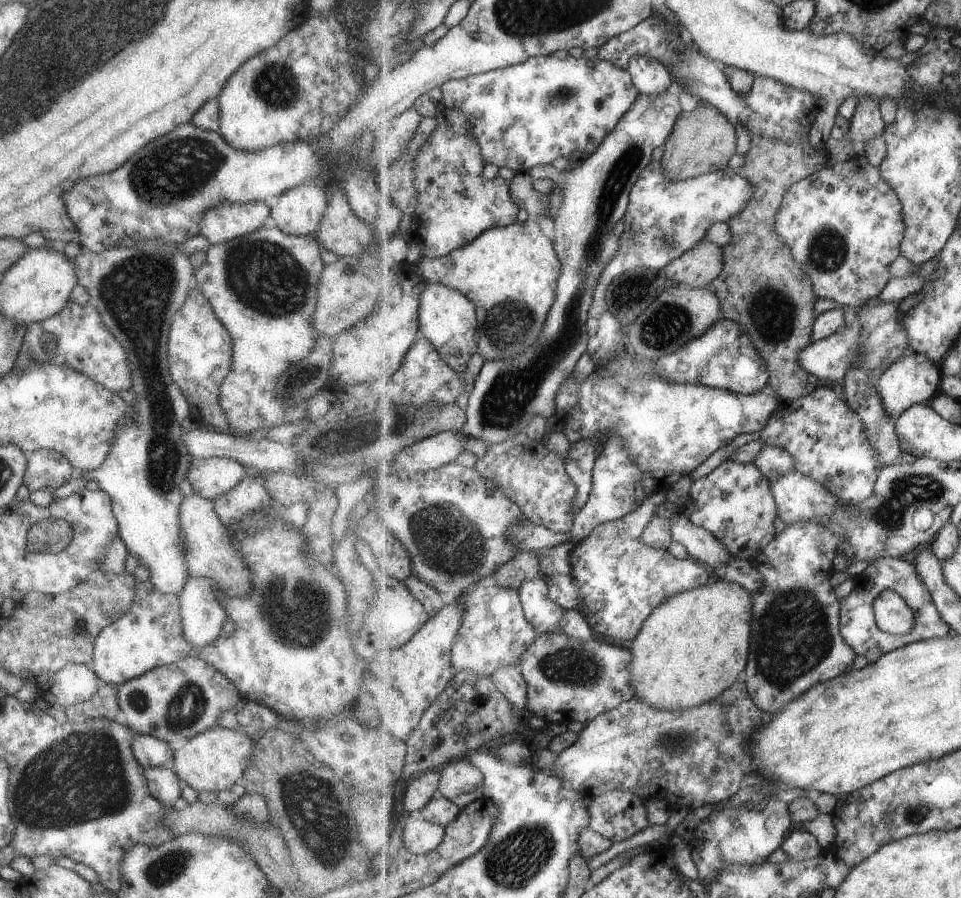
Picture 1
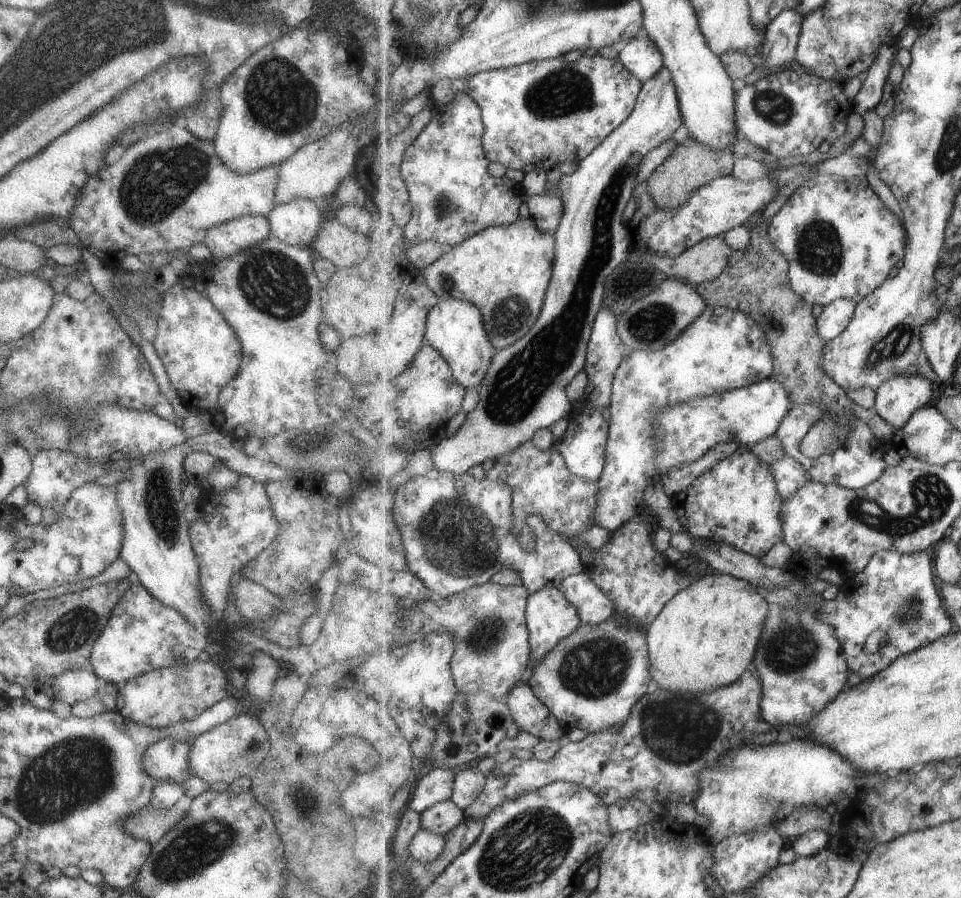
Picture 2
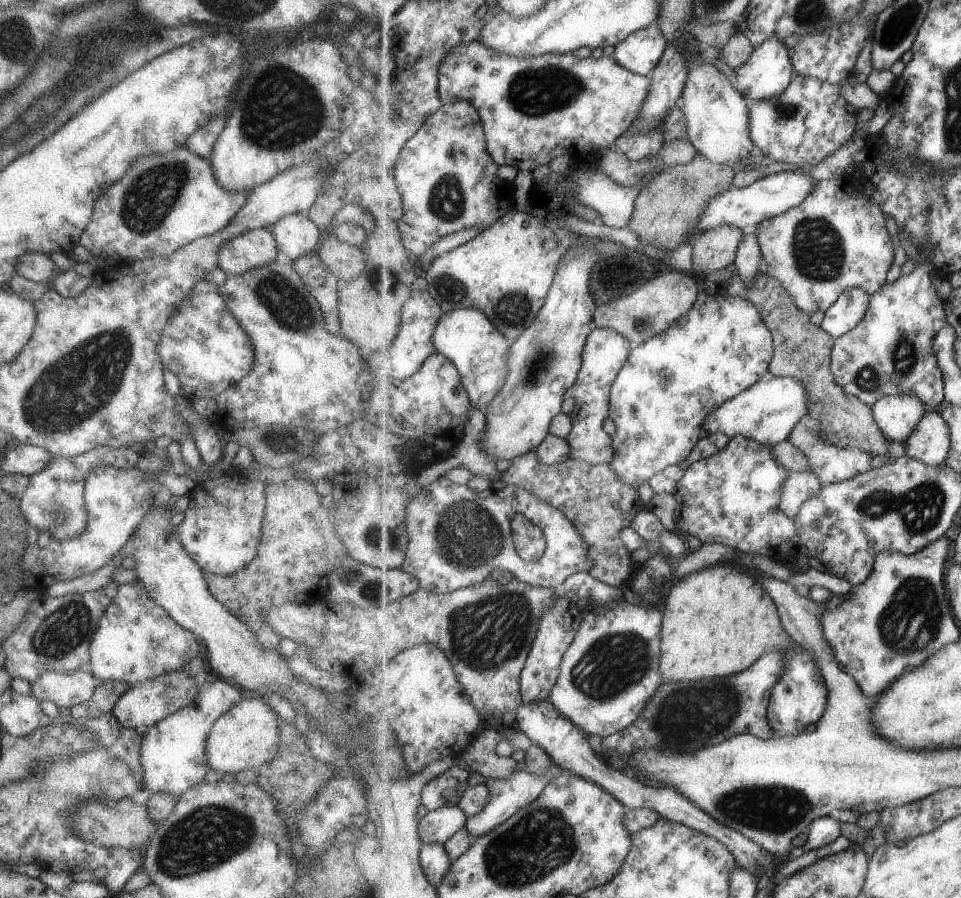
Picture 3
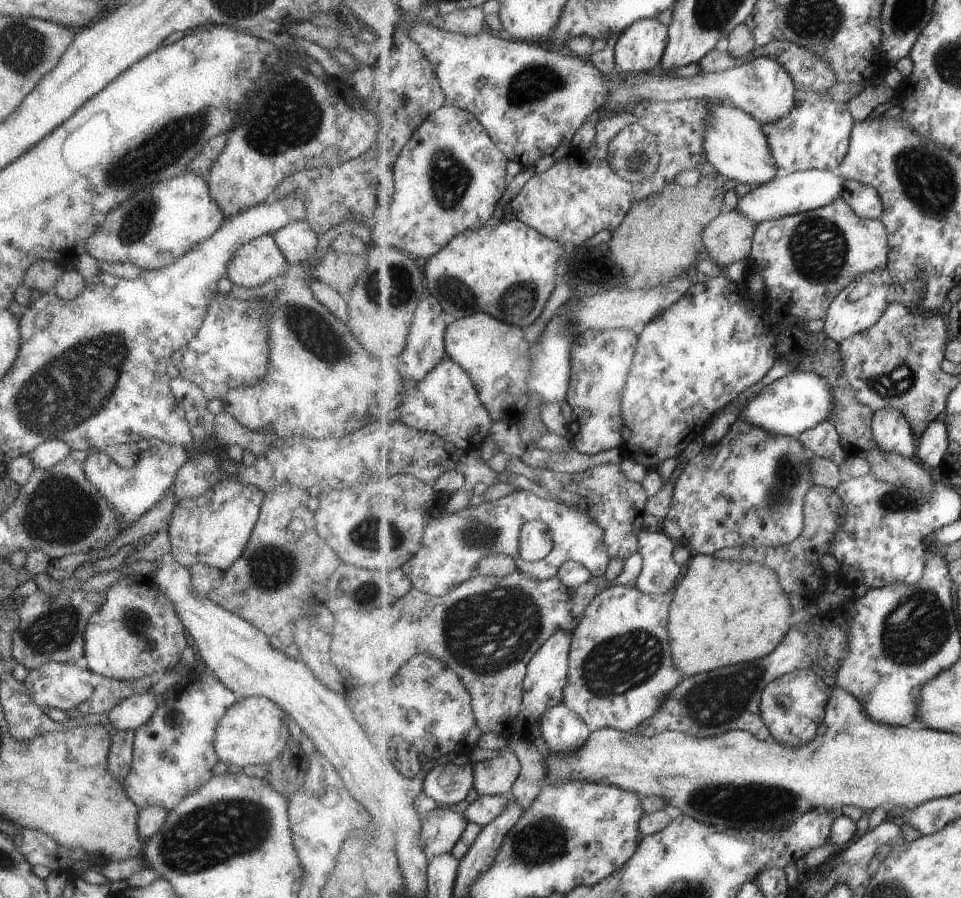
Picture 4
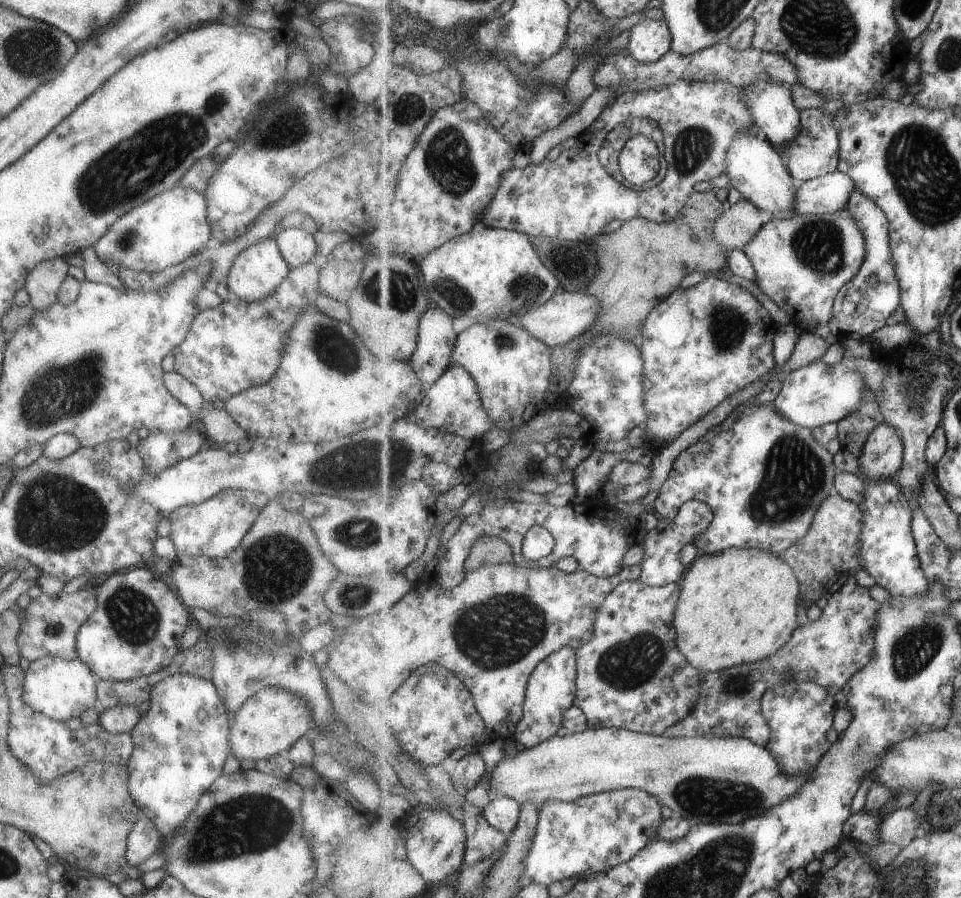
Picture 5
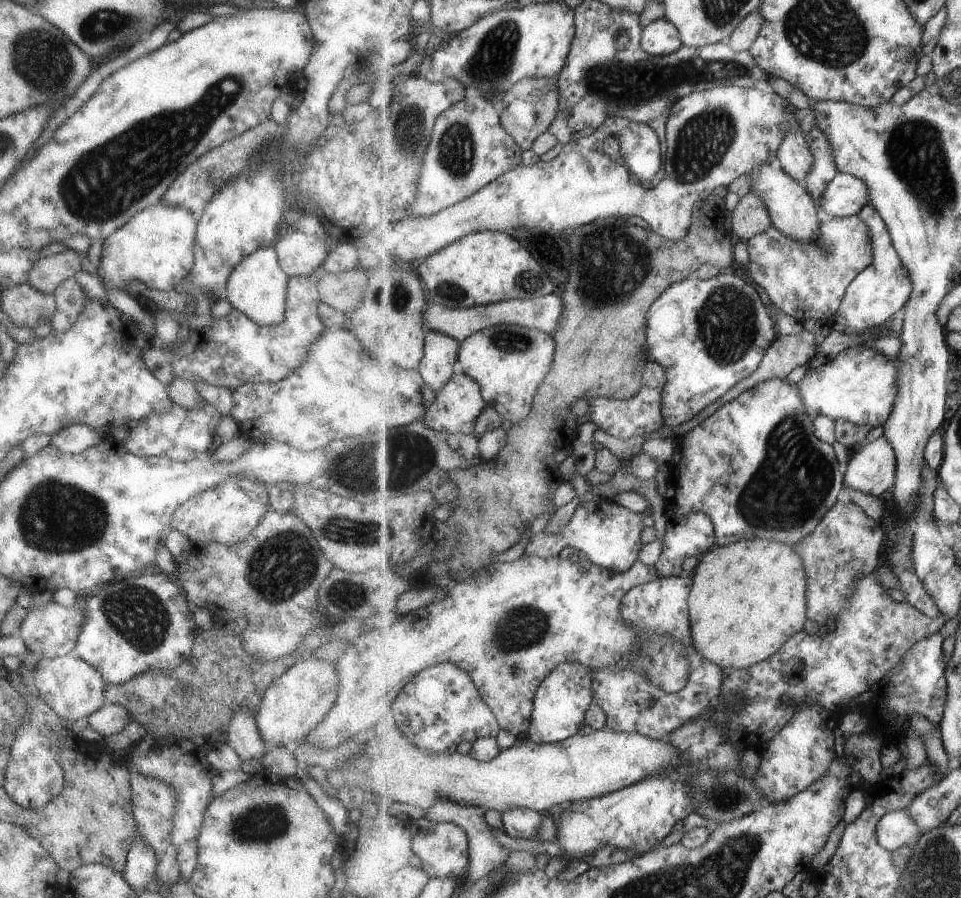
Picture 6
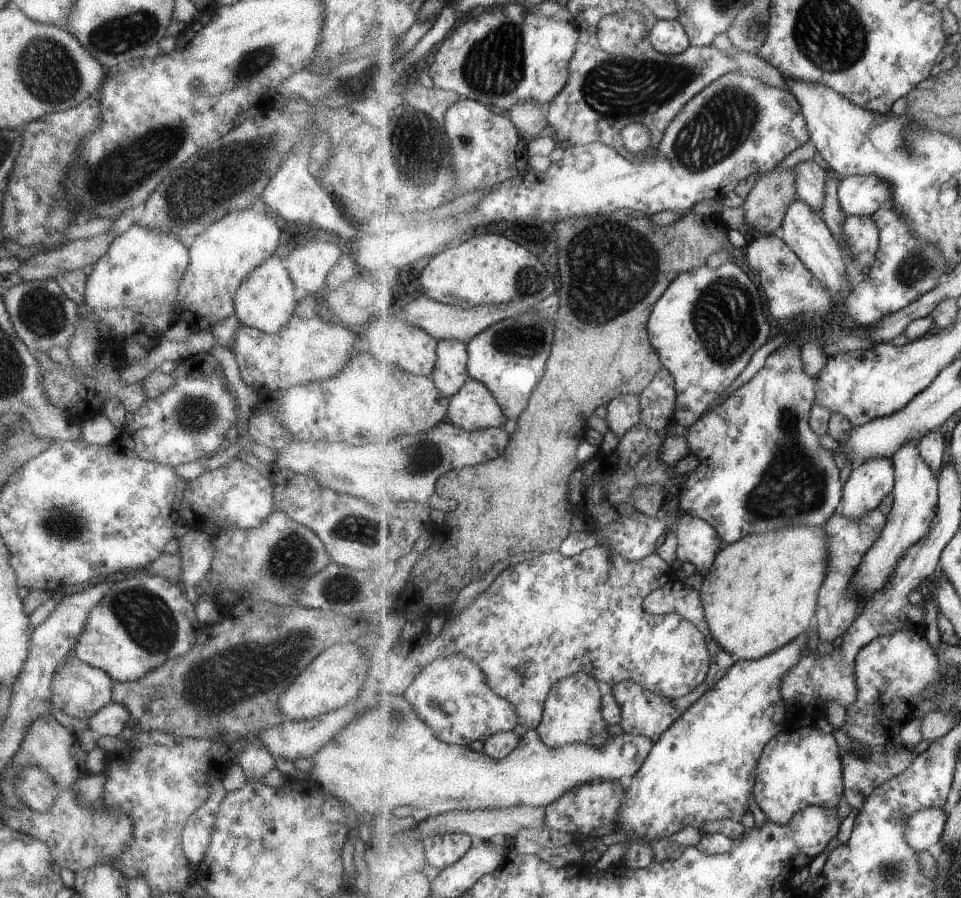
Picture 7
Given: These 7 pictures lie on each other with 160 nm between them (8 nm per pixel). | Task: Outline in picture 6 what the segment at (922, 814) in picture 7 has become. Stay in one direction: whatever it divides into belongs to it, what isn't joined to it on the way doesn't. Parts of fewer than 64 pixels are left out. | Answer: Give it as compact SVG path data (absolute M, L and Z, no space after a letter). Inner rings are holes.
M907 809L885 815L878 827L878 841L893 852L903 846L915 846L924 834Z

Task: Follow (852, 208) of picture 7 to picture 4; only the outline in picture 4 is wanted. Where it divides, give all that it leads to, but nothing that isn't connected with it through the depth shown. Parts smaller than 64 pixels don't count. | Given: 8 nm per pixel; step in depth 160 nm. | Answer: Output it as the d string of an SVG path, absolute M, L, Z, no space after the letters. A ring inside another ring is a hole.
M809 169L781 173L767 185L755 187L745 196L738 199L735 210L742 212L757 225L765 221L780 219L784 216L800 215L830 205L844 192L845 178L838 171Z

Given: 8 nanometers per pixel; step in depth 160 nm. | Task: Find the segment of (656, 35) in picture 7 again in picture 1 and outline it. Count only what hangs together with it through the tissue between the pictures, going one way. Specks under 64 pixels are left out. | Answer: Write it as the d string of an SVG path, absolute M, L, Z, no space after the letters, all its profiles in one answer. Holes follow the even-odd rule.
M635 55L628 64L632 81L640 89L640 94L658 95L672 87L674 76L666 64L658 58Z

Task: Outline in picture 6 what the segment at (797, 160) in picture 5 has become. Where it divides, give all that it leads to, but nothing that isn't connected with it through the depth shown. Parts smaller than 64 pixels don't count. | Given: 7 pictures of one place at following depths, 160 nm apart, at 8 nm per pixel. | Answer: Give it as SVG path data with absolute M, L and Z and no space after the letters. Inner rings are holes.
M816 126L809 134L808 143L816 162L813 165L813 170L809 173L805 185L813 200L819 206L827 188L830 187L830 182L840 172L828 139Z

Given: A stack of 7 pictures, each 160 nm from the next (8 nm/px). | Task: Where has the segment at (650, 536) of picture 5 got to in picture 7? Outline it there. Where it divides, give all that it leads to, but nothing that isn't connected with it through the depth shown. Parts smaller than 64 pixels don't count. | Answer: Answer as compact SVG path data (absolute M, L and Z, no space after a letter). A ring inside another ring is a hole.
M691 514L683 515L675 532L678 537L676 556L680 563L691 563L696 567L696 574L702 578L707 576L717 552L724 546L719 532L707 520Z

